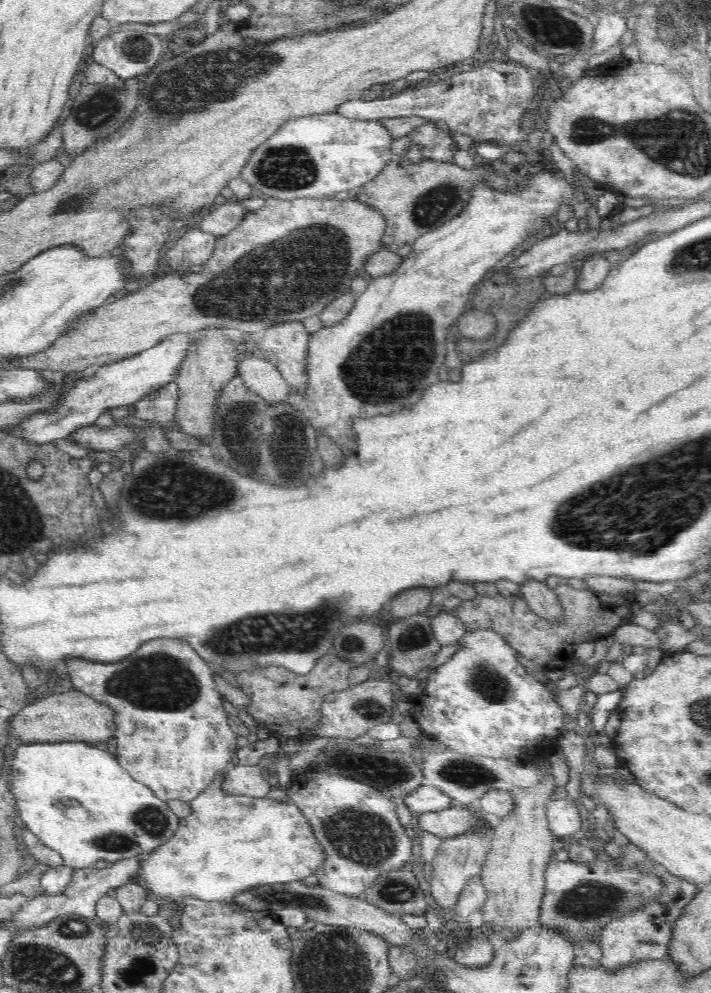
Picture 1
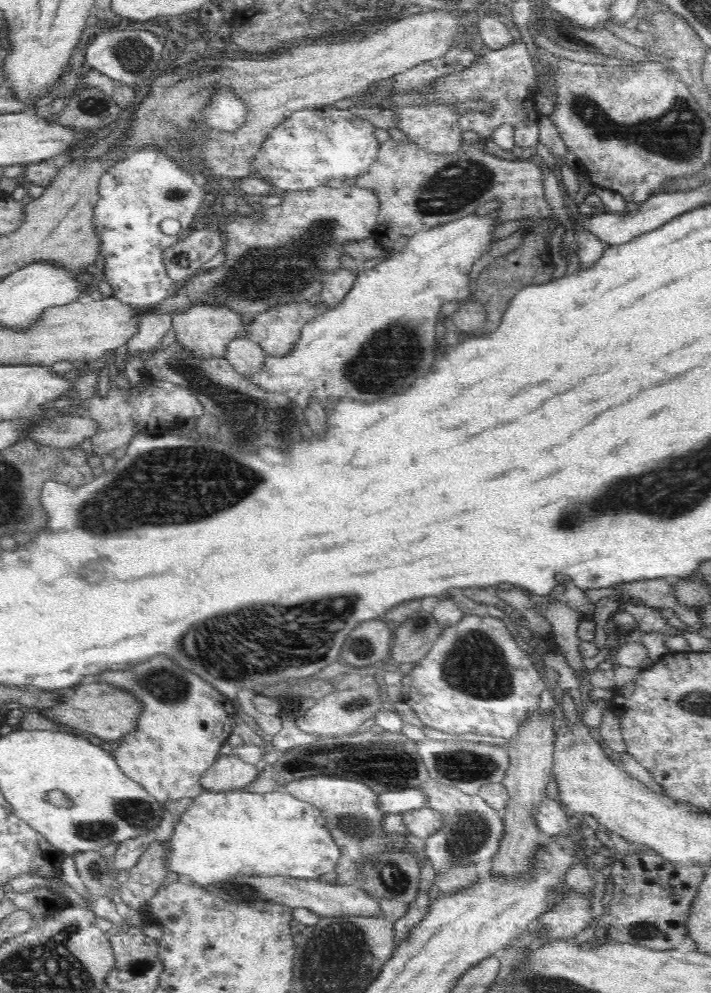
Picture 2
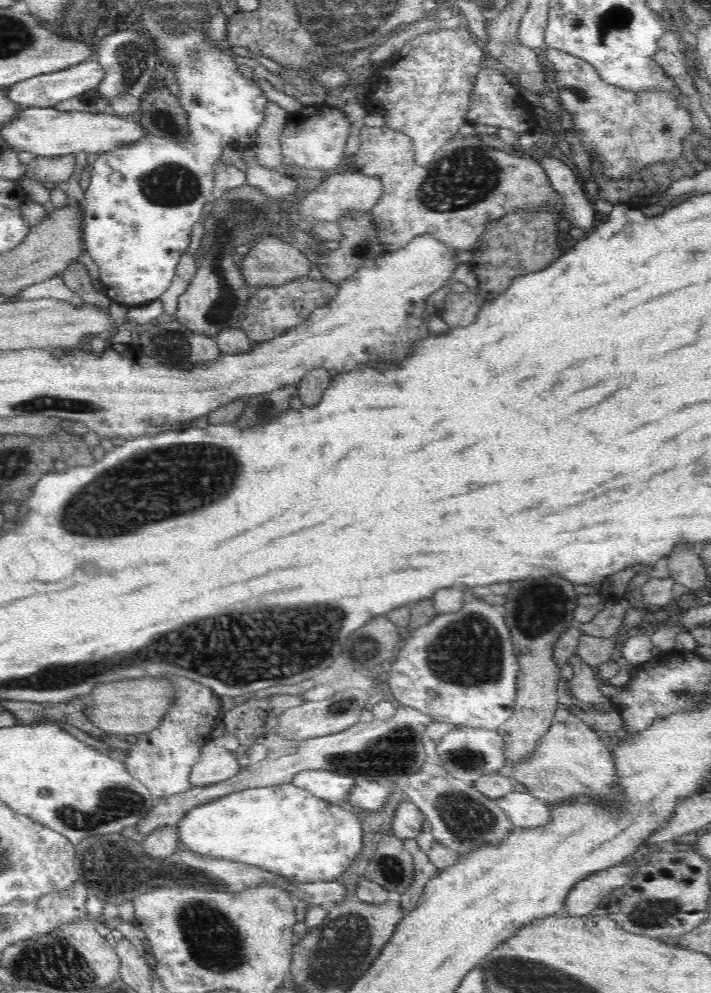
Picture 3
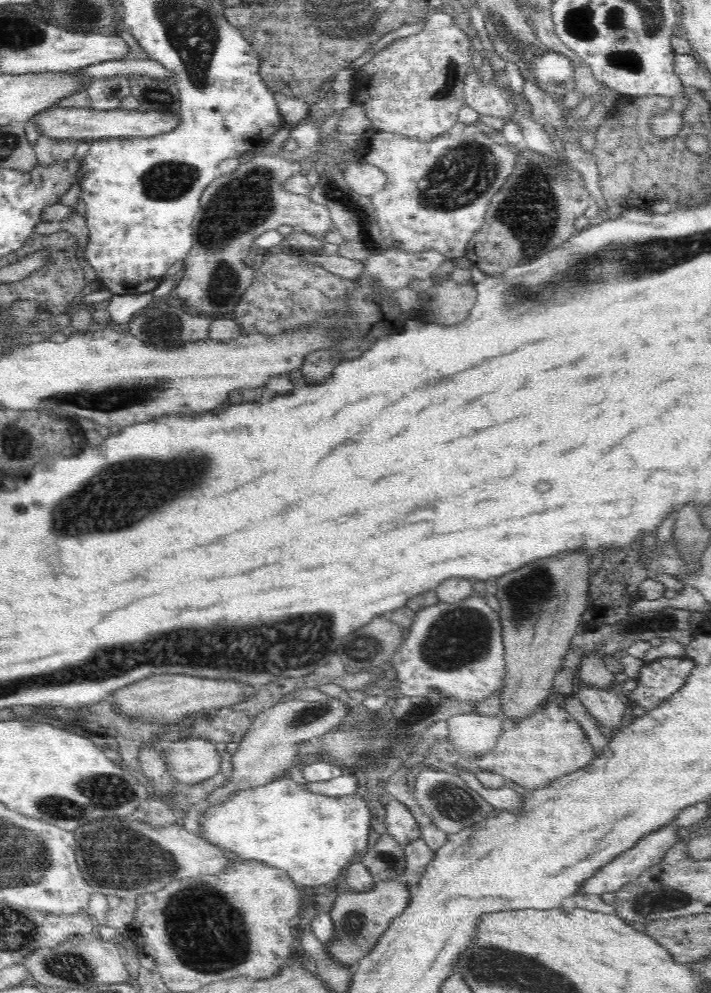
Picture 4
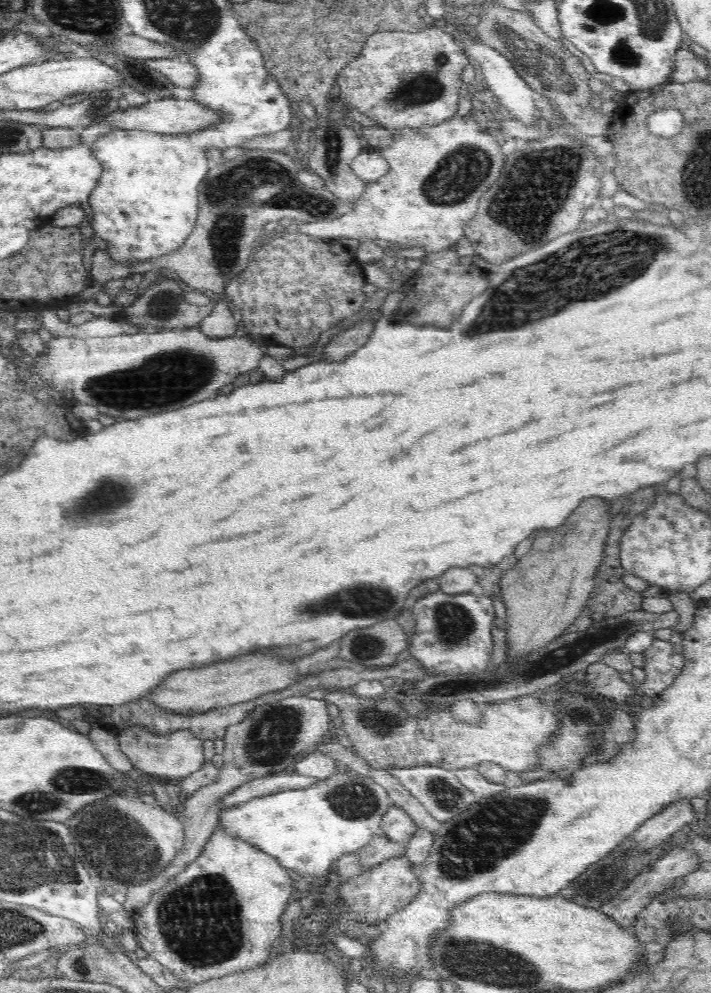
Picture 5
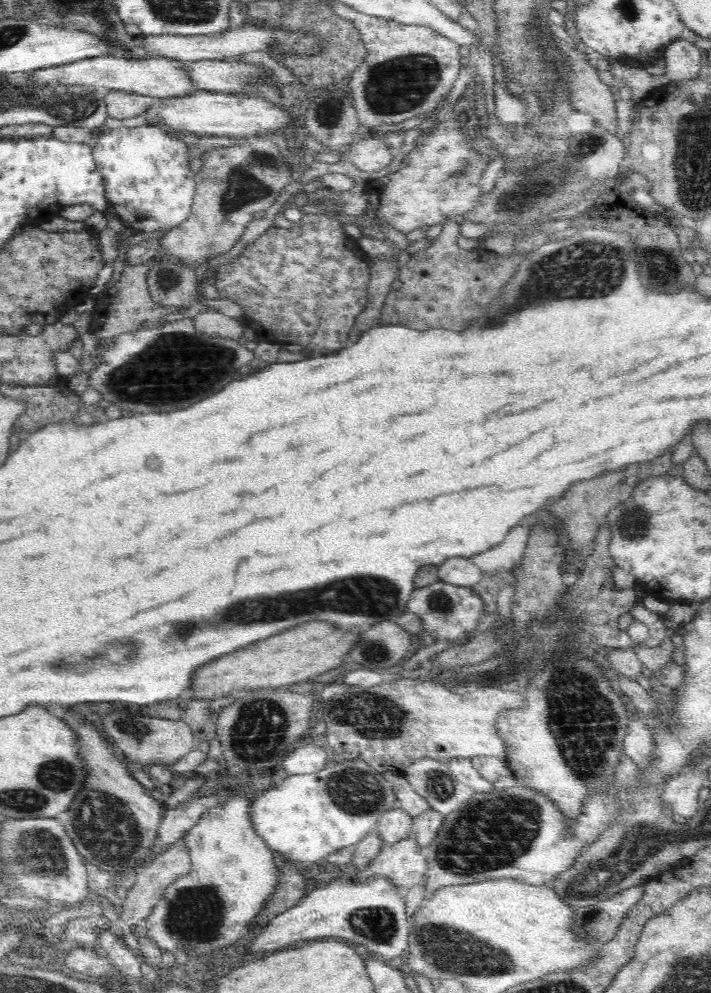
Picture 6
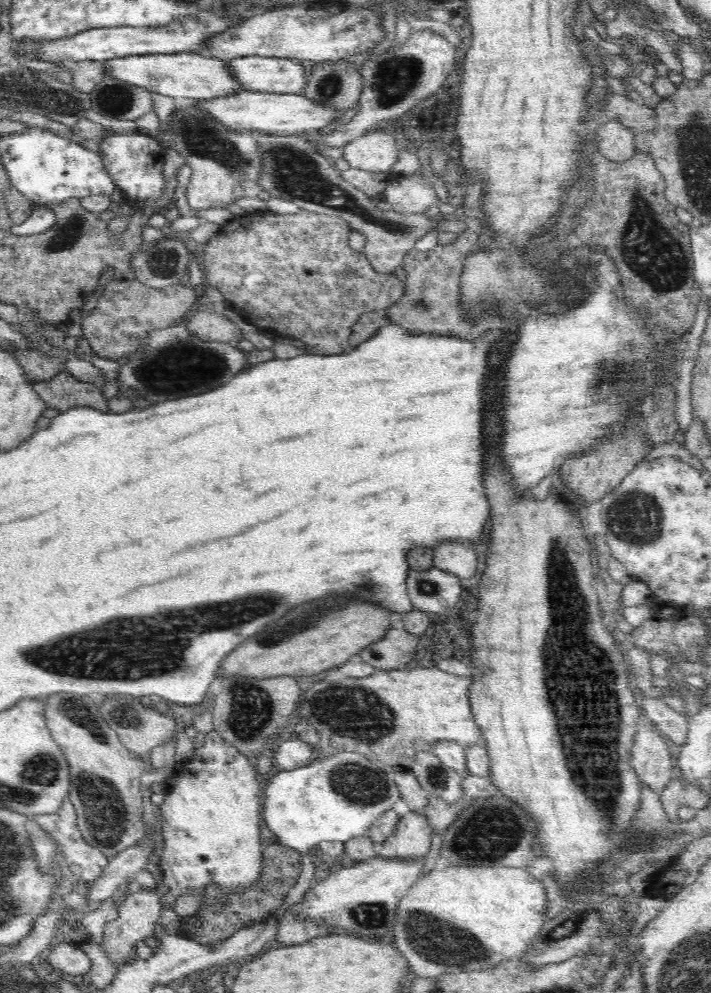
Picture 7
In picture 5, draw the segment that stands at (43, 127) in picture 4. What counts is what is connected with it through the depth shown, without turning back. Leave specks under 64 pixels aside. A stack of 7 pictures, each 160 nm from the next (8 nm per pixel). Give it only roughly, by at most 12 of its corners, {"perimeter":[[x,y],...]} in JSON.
{"perimeter":[[150,99],[102,117],[116,130],[189,133],[223,116],[192,99]]}

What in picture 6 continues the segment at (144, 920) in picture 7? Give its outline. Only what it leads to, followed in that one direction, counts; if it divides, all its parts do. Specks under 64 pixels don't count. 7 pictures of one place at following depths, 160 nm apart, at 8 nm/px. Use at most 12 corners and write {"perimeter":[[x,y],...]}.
{"perimeter":[[178,840],[136,872],[109,924],[123,938],[152,914],[164,891],[191,869]]}

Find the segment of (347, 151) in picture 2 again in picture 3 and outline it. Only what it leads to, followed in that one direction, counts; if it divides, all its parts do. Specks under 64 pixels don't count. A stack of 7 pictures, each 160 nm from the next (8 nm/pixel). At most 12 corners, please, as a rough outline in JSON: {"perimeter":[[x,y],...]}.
{"perimeter":[[341,109],[292,112],[282,164],[334,173],[353,122]]}

